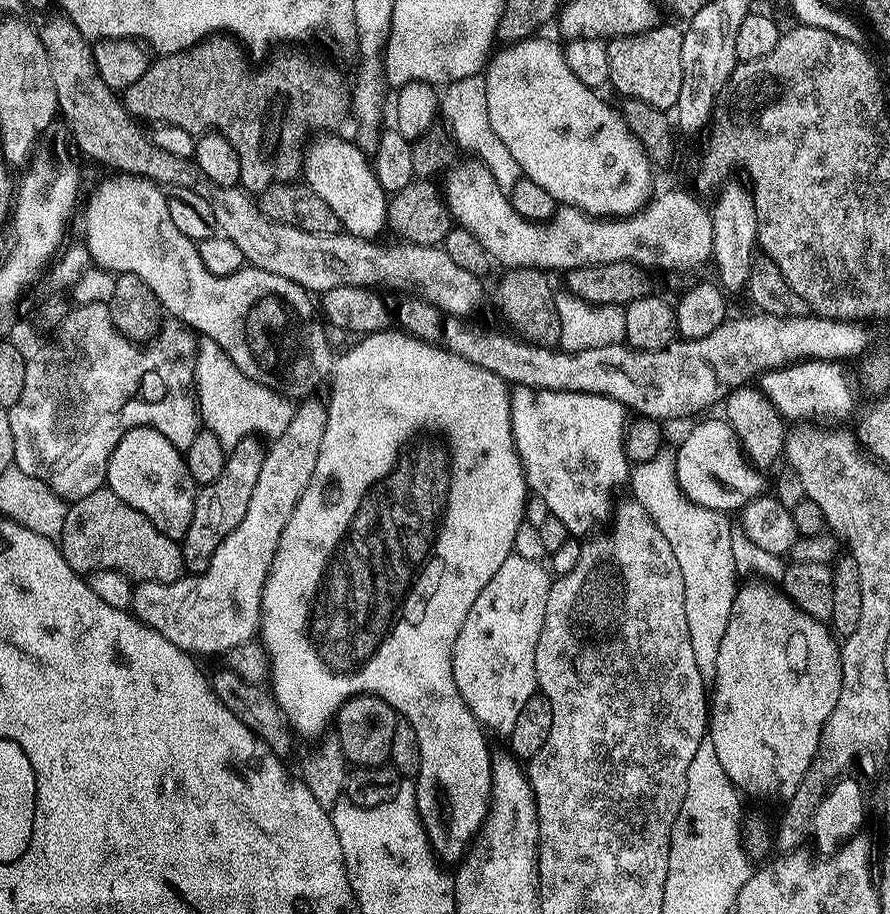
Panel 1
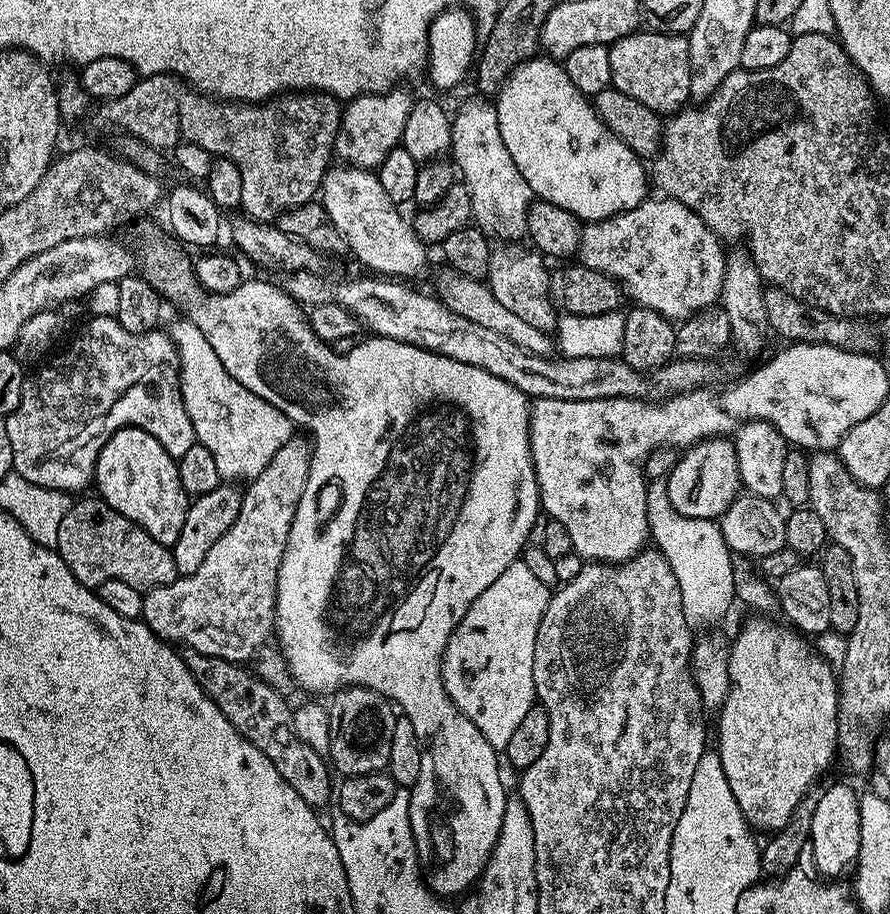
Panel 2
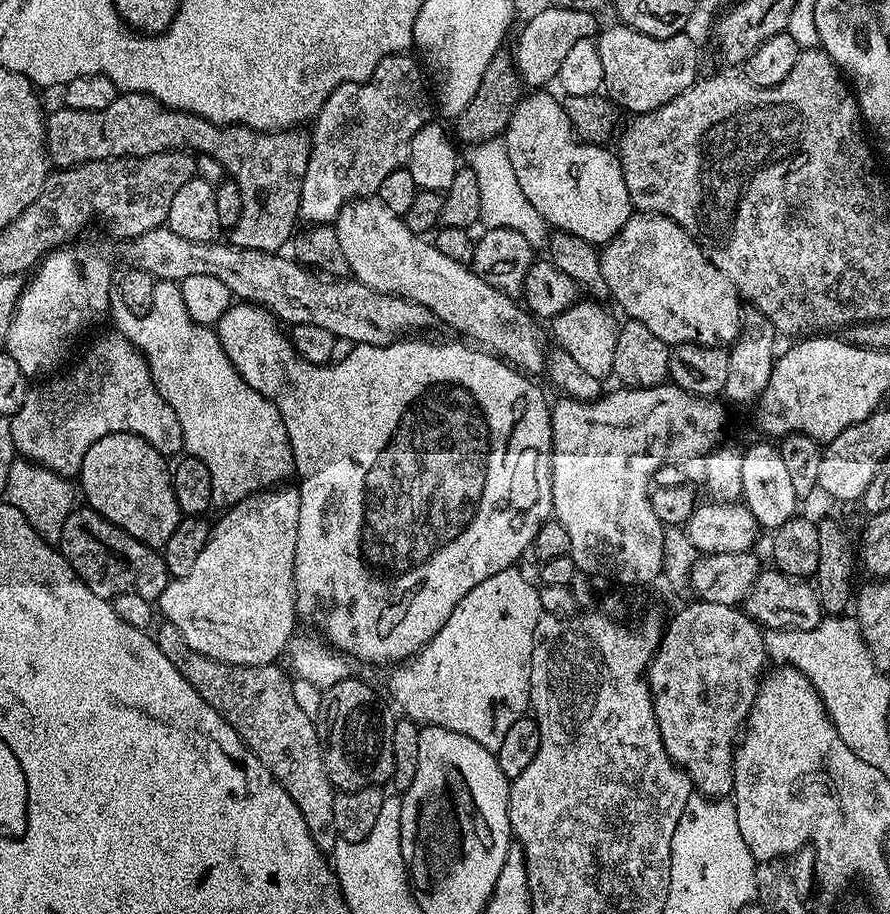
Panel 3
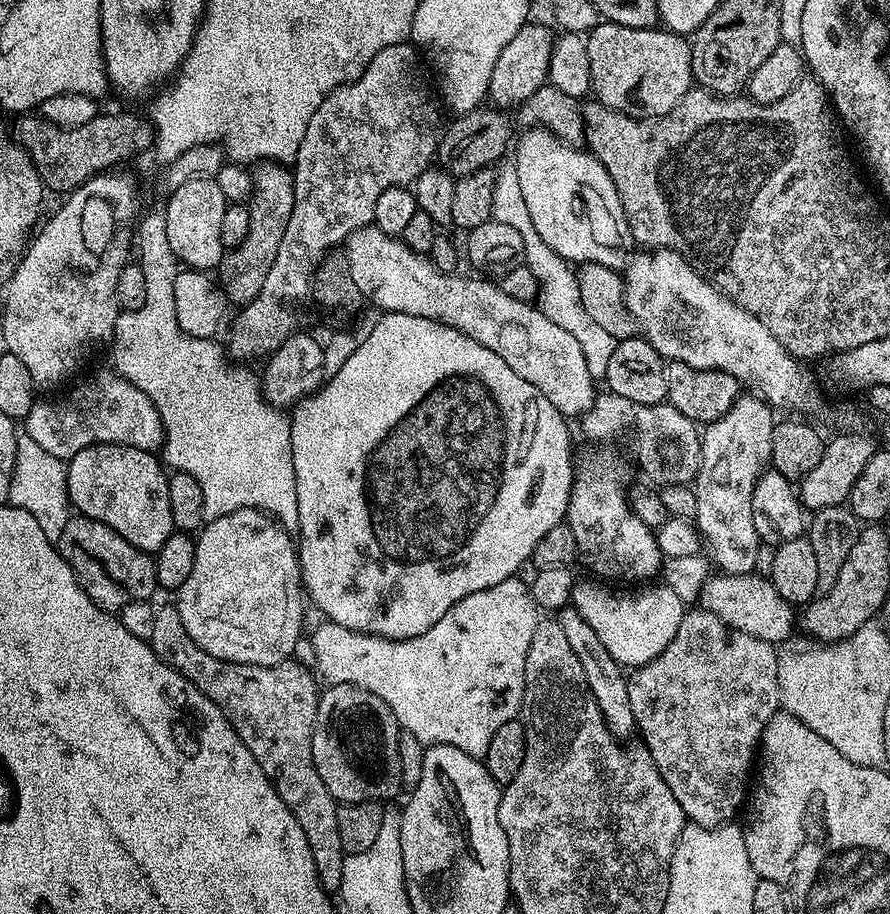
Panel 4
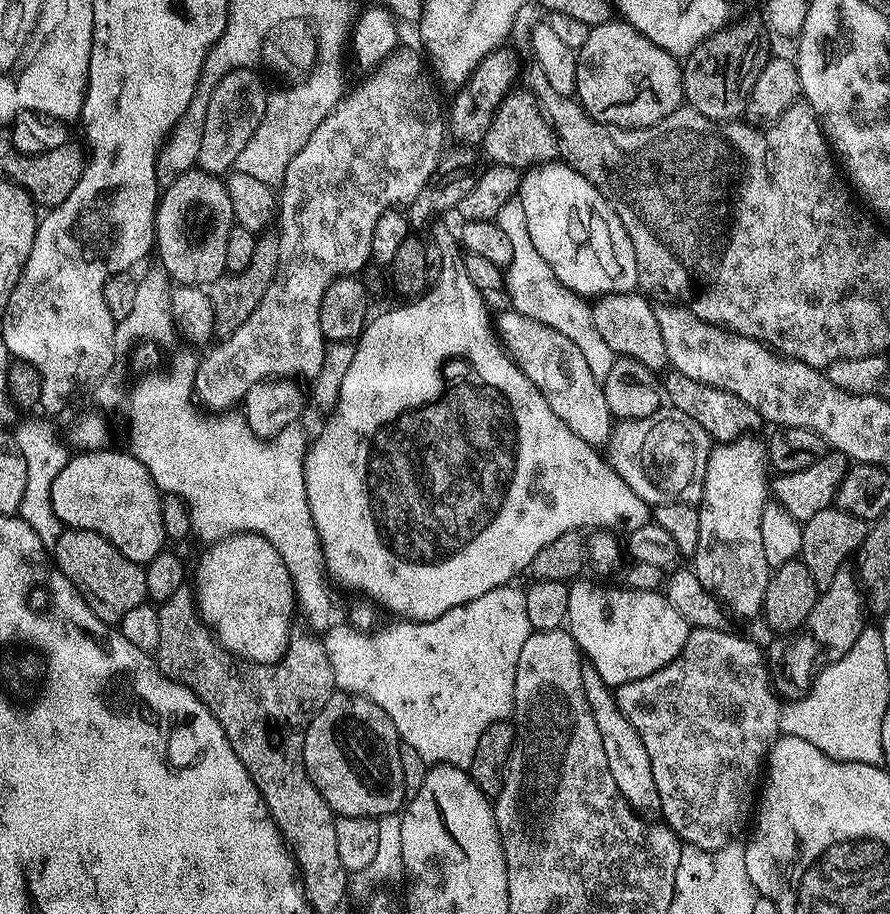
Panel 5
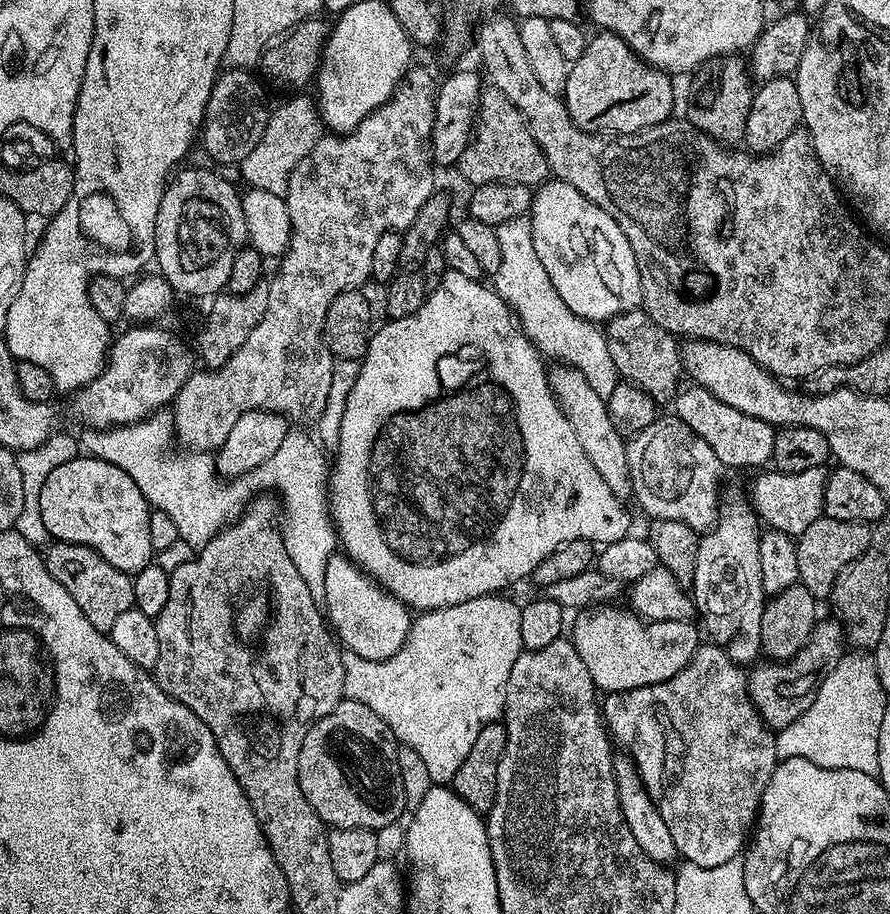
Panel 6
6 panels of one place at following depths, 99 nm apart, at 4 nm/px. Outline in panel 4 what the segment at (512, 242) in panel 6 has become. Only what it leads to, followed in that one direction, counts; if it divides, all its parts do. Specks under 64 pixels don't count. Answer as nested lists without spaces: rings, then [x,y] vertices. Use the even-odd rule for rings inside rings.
[[[515,163],[503,164],[495,169],[496,185],[492,199],[492,219],[506,222],[506,226],[514,226],[514,230],[522,234],[524,264],[532,271],[532,279],[536,281],[534,301],[536,307],[542,314],[546,314],[546,318],[550,318],[550,322],[574,334],[578,346],[582,346],[586,370],[590,370],[593,380],[603,381],[606,366],[610,366],[610,354],[614,354],[617,341],[610,334],[606,334],[606,330],[602,330],[602,326],[598,326],[594,318],[590,318],[590,314],[586,314],[586,306],[582,306],[582,294],[578,290],[578,278],[573,265],[558,254],[554,254],[554,250],[550,250],[550,246],[542,242],[542,234],[534,230],[534,218],[530,218],[530,210],[526,210],[526,198],[522,194],[522,186],[518,186],[518,170]],[[566,288],[572,292],[566,292]]]

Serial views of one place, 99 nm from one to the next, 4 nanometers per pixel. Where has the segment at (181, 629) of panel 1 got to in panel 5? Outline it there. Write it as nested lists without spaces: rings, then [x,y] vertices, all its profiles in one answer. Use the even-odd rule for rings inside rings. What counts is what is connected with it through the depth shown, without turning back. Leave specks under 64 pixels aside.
[[[241,532],[235,536],[228,536],[225,540],[218,540],[207,545],[208,548],[200,556],[200,561],[196,564],[196,584],[194,583],[194,603],[197,613],[204,621],[205,628],[216,637],[217,644],[225,648],[233,656],[253,664],[274,664],[284,657],[284,652],[288,648],[288,641],[294,635],[292,629],[292,618],[297,611],[294,586],[291,585],[290,571],[286,568],[286,563],[282,560],[282,555],[271,545],[266,537],[259,536],[257,532]]]

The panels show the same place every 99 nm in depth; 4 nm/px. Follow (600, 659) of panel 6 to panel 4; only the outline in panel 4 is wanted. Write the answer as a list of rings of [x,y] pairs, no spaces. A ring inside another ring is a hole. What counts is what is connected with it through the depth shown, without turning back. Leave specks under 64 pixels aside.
[[[581,579],[572,587],[570,604],[598,634],[598,640],[606,646],[610,656],[628,670],[641,668],[643,664],[658,658],[658,654],[670,646],[670,638],[678,634],[678,626],[686,611],[686,605],[680,601],[678,594],[660,582],[657,588],[644,586],[641,592],[631,596],[628,592],[619,592],[616,589],[619,587],[592,580]]]

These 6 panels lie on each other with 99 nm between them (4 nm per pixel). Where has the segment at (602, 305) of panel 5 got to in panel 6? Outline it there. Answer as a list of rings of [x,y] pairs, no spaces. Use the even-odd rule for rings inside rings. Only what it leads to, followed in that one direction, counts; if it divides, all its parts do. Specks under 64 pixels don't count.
[[[643,310],[618,314],[613,320],[607,321],[603,334],[621,381],[646,390],[646,394],[657,402],[671,401],[675,397],[676,389],[682,383],[682,361],[677,337],[662,330]]]

